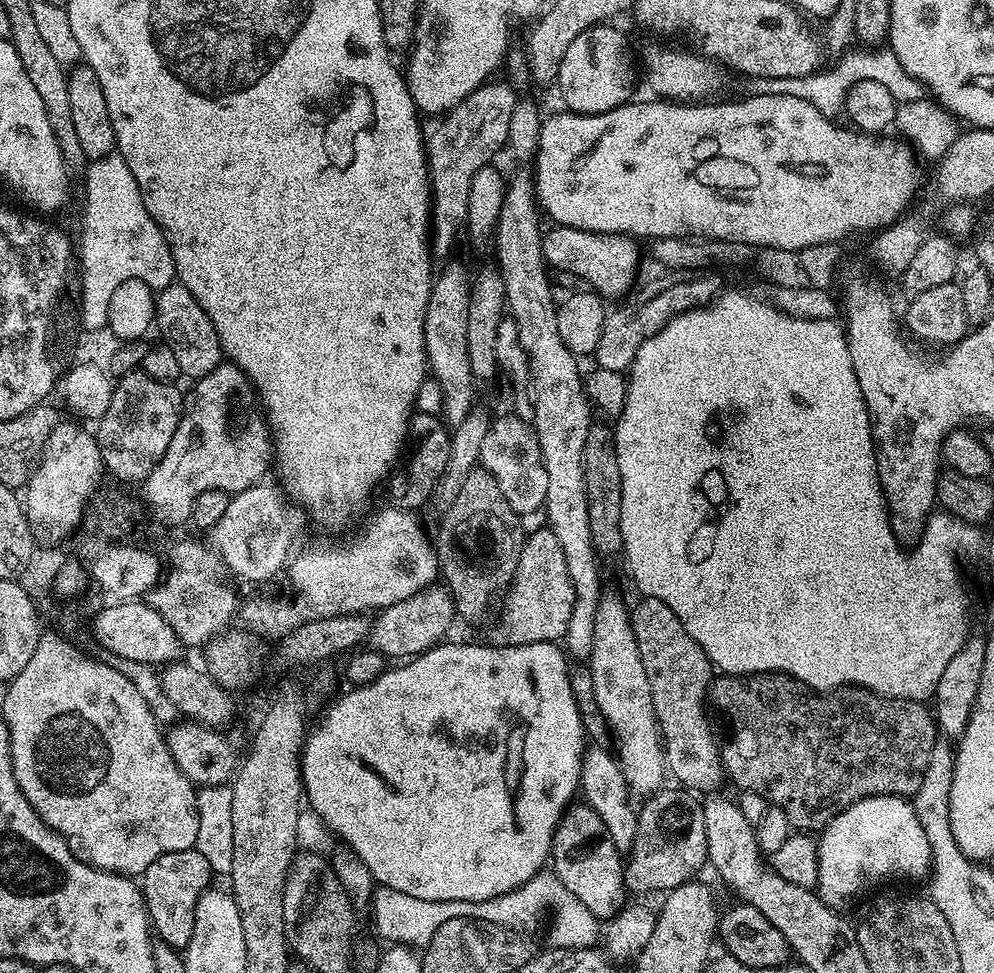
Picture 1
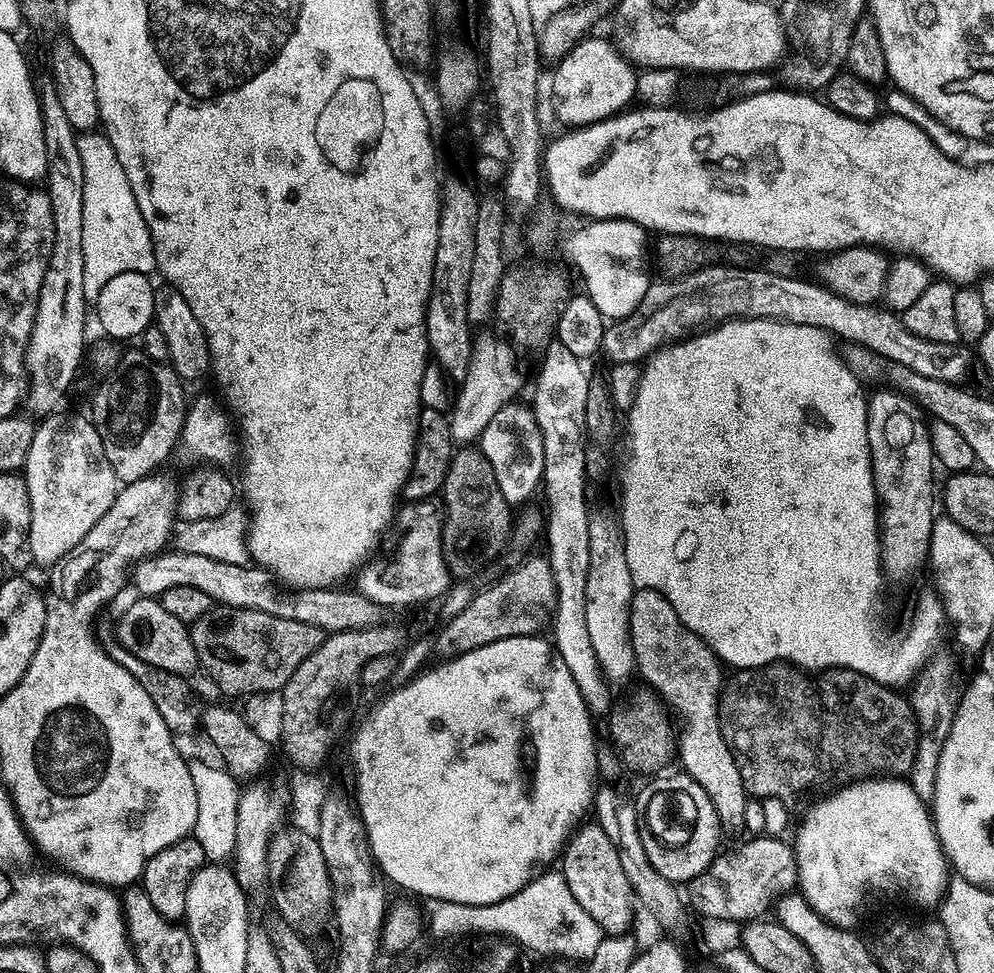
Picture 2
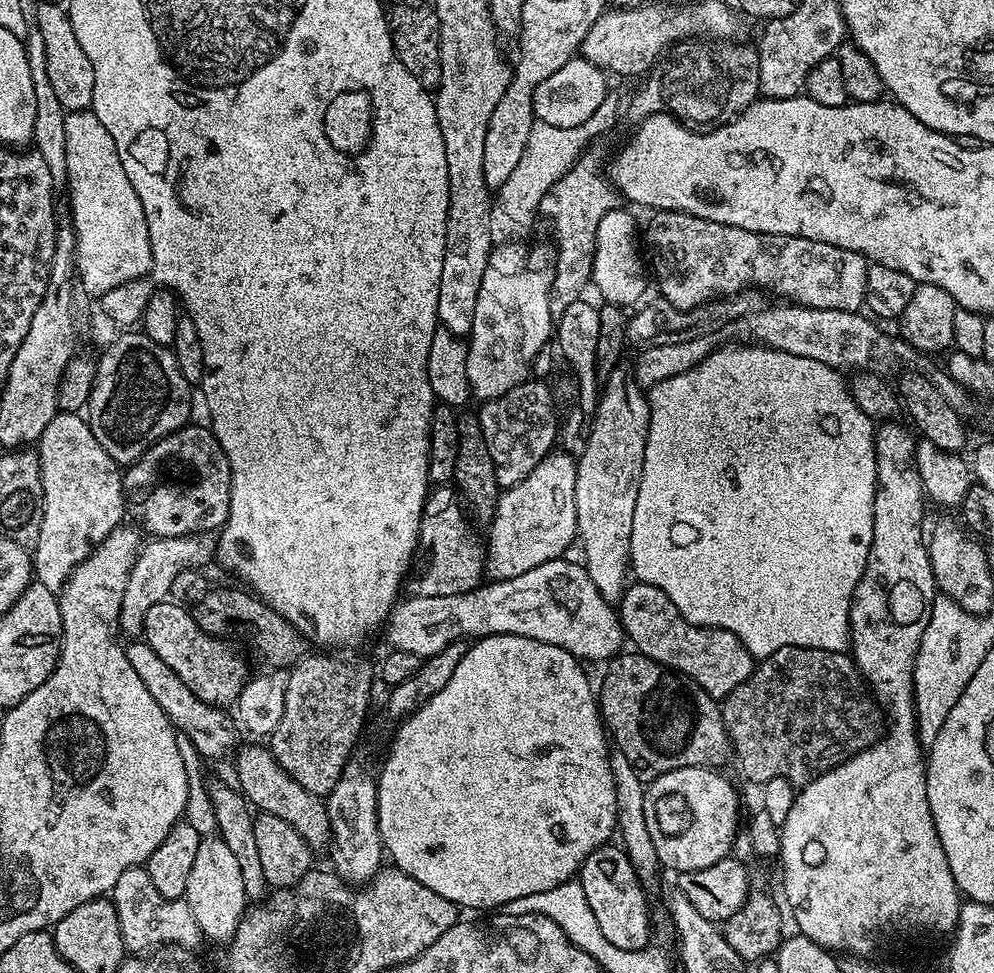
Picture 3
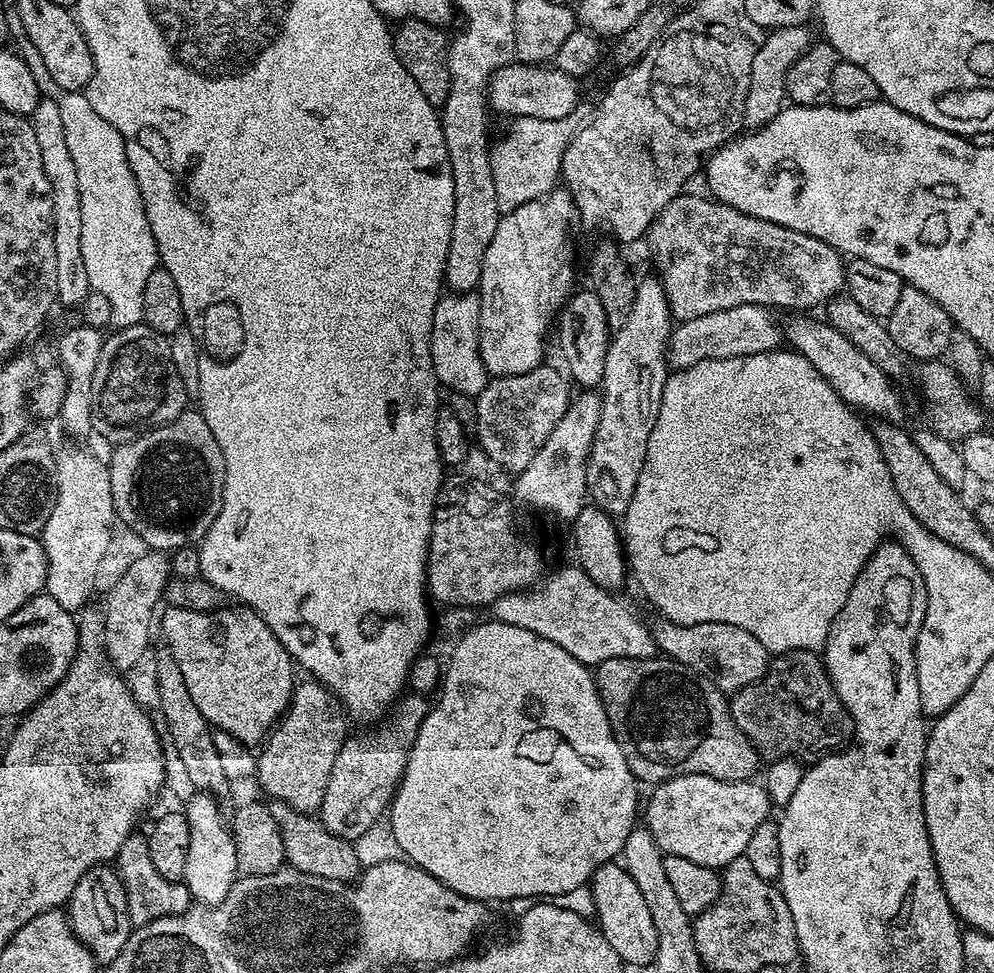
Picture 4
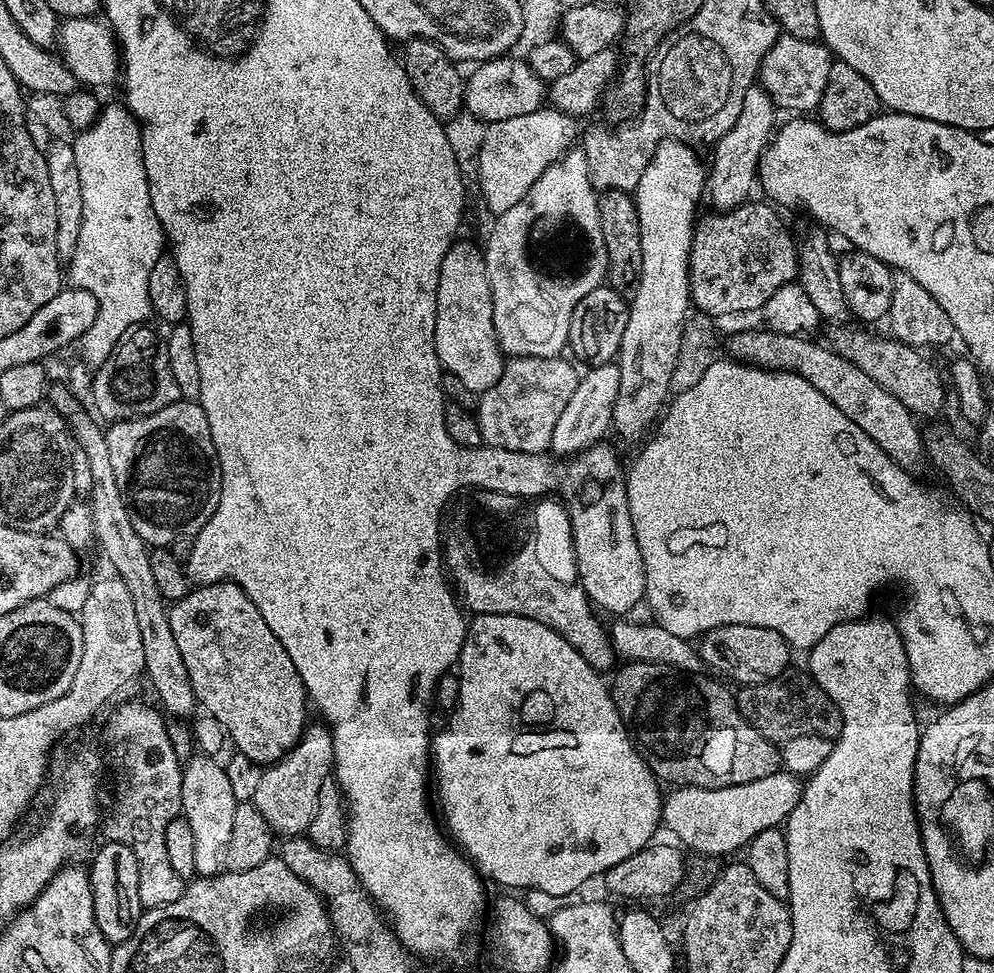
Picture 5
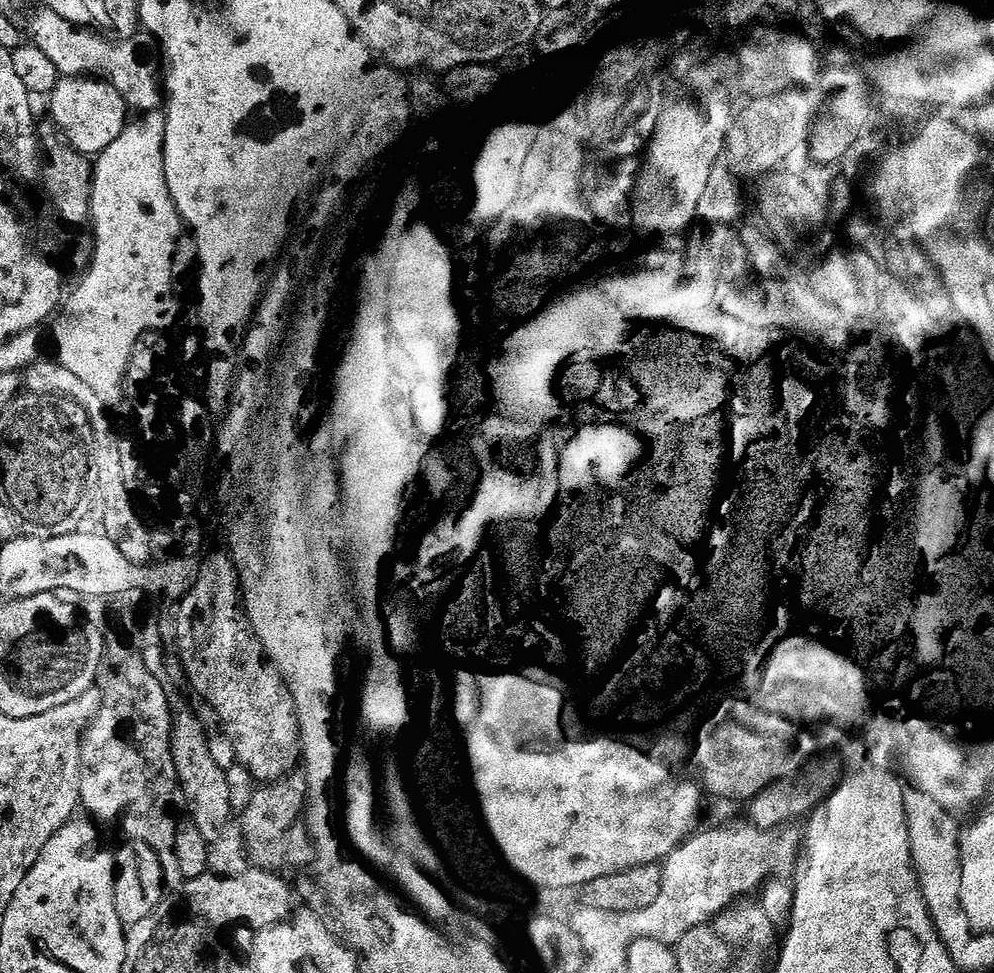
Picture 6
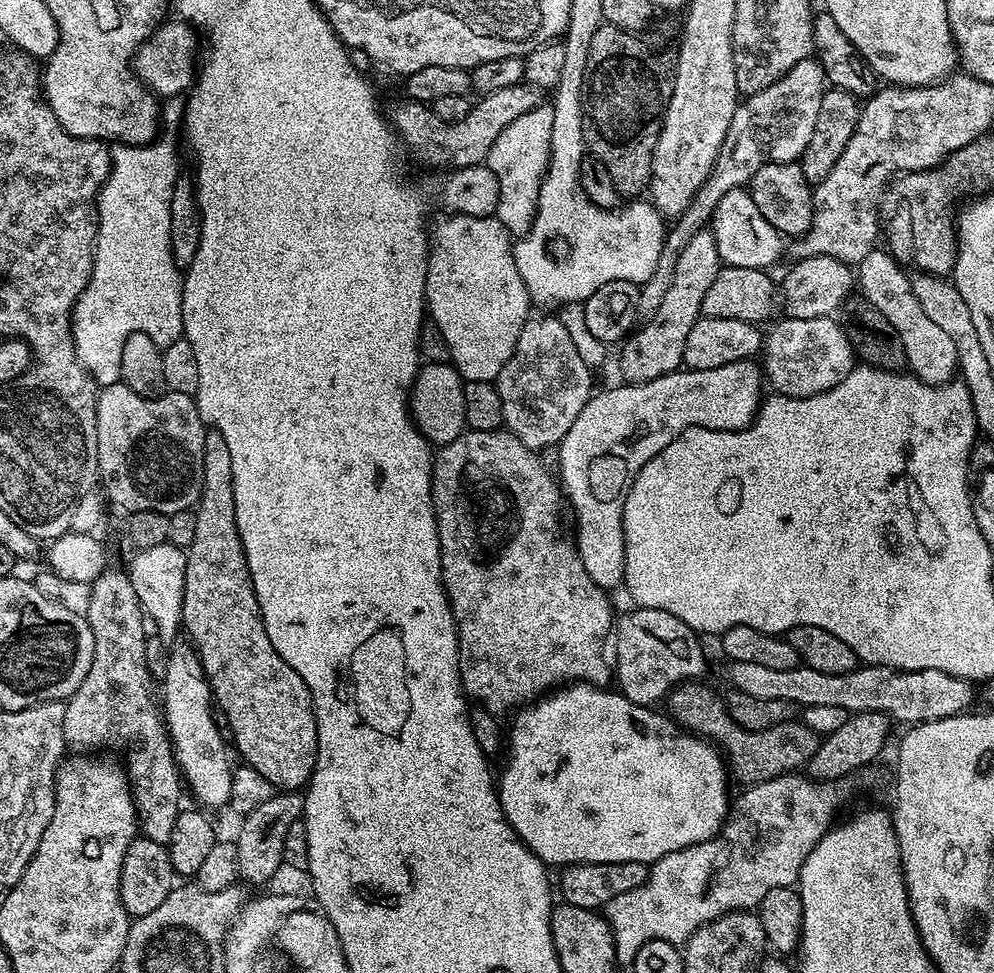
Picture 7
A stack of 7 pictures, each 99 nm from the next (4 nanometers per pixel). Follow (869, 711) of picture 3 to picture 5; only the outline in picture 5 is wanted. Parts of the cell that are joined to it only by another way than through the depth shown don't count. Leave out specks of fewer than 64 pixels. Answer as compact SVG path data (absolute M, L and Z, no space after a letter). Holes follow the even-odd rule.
M788 670L783 675L758 685L743 685L735 693L736 708L765 738L777 745L798 734L814 734L835 738L840 735L842 718L830 698L803 671Z

